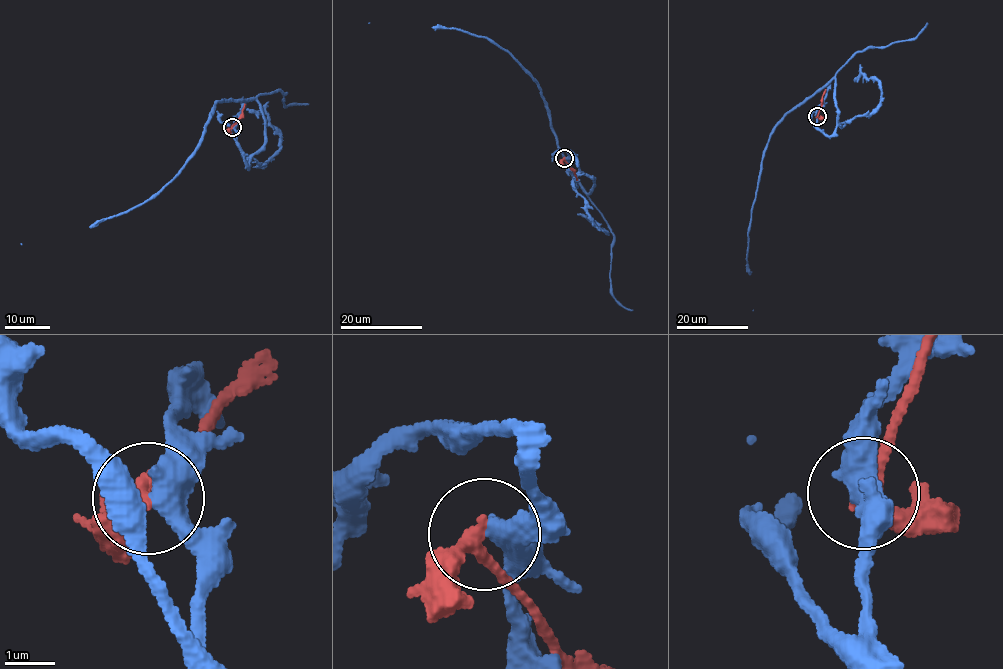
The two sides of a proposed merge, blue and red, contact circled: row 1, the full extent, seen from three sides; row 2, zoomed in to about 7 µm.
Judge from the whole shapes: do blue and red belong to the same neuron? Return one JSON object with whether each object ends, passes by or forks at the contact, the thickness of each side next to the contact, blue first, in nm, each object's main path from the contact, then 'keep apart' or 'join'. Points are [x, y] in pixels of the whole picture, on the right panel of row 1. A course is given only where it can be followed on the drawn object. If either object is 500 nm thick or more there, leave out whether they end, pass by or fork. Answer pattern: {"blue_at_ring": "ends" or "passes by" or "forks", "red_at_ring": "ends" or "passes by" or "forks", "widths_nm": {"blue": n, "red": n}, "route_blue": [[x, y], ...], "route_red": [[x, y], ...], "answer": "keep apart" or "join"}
{"blue_at_ring": "passes by", "red_at_ring": "passes by", "widths_nm": {"blue": 440, "red": 260}, "route_blue": [[816, 116], [818, 129], [832, 134], [835, 79], [792, 107], [767, 145], [748, 233], [753, 310]], "route_red": [[816, 116], [825, 89]], "answer": "join"}

